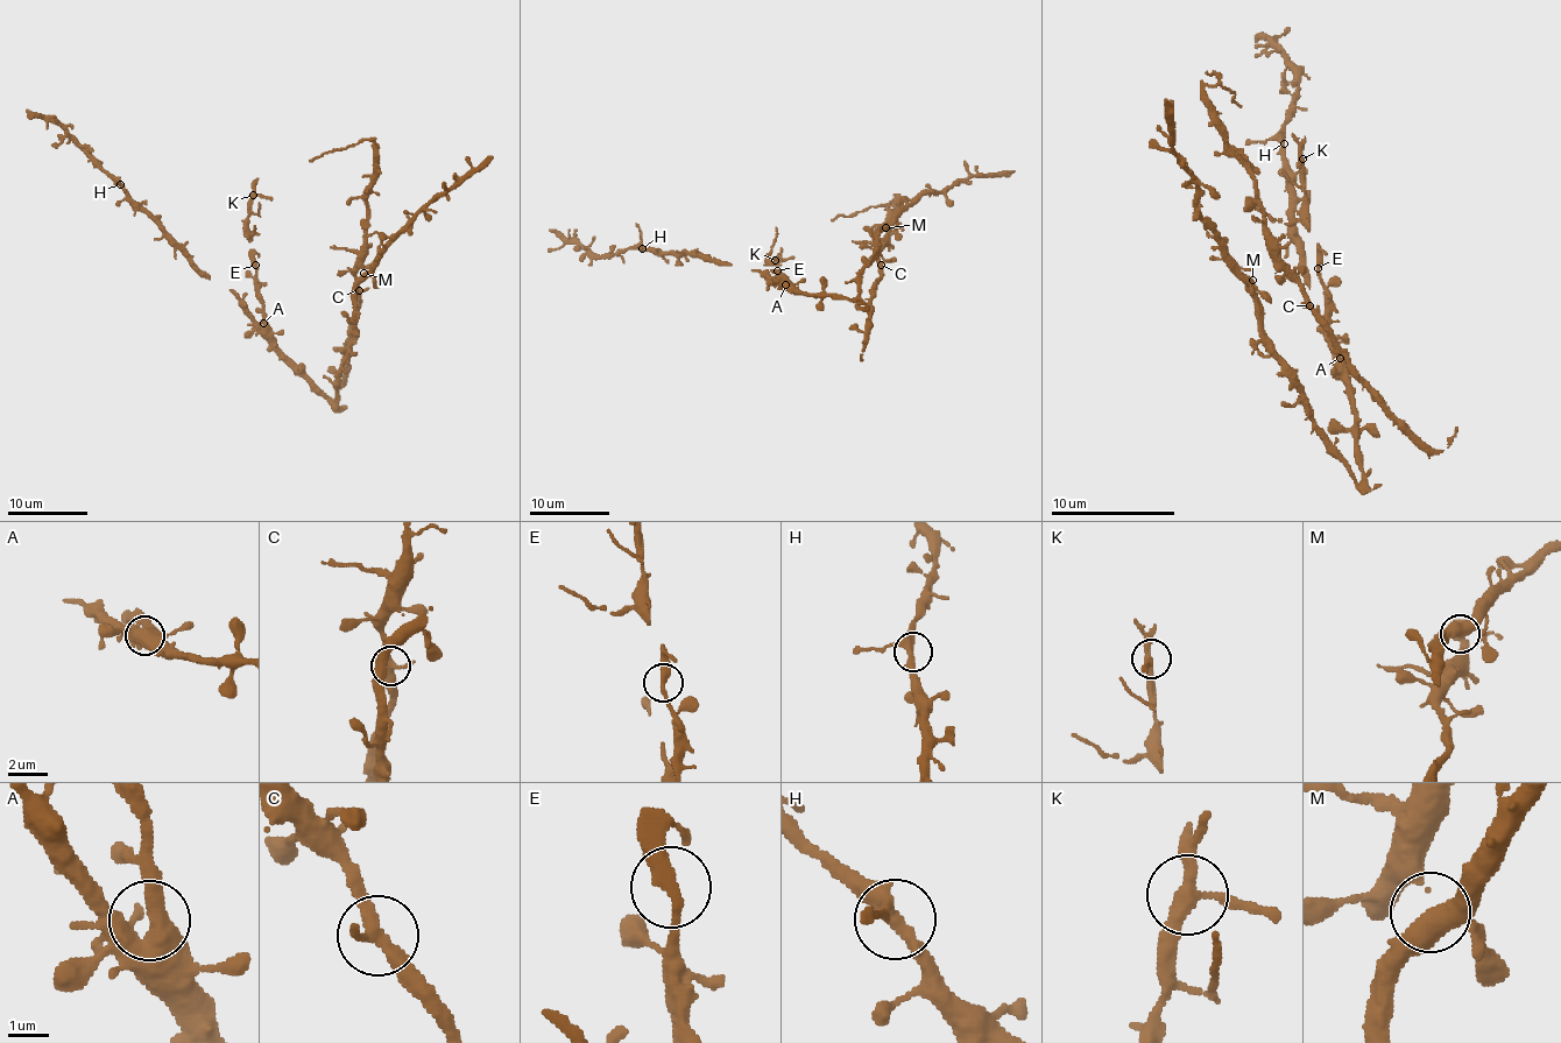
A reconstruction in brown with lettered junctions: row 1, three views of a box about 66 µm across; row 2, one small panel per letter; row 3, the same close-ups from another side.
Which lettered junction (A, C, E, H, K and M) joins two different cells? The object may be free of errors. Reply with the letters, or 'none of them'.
none of them

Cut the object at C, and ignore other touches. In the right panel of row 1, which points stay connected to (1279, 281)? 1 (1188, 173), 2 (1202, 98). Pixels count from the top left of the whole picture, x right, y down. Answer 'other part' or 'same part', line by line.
1: other part
2: same part

